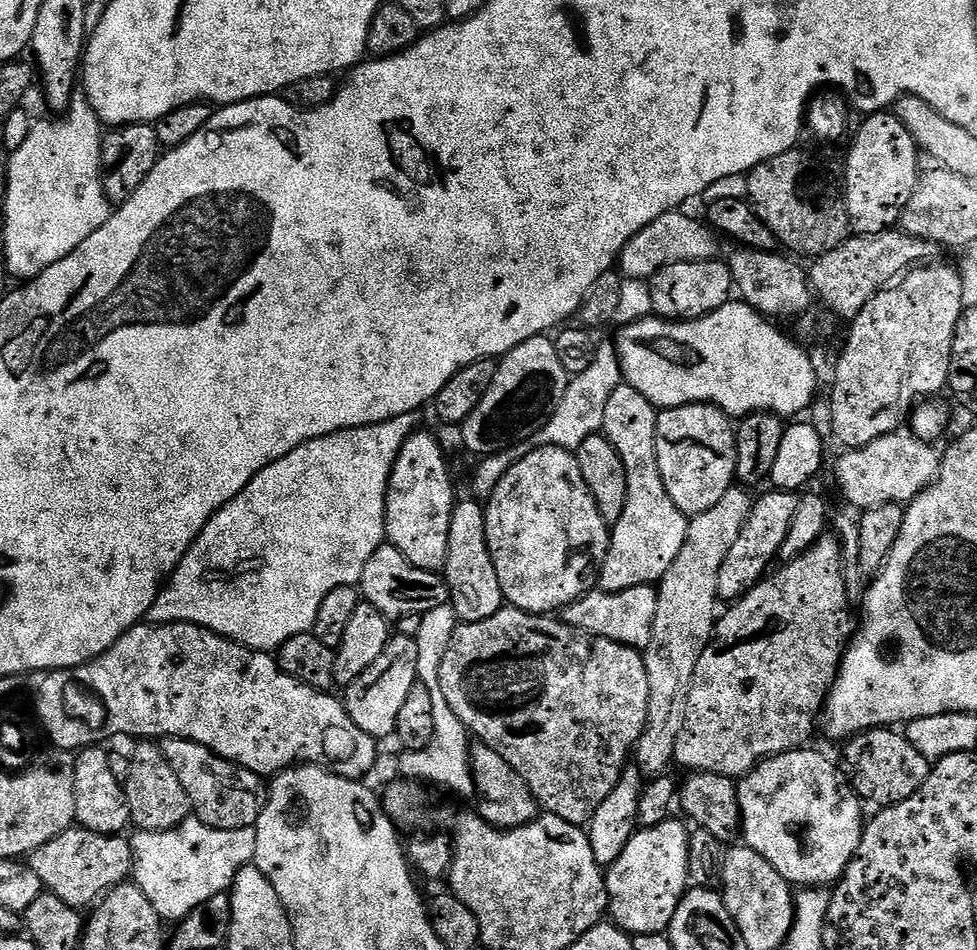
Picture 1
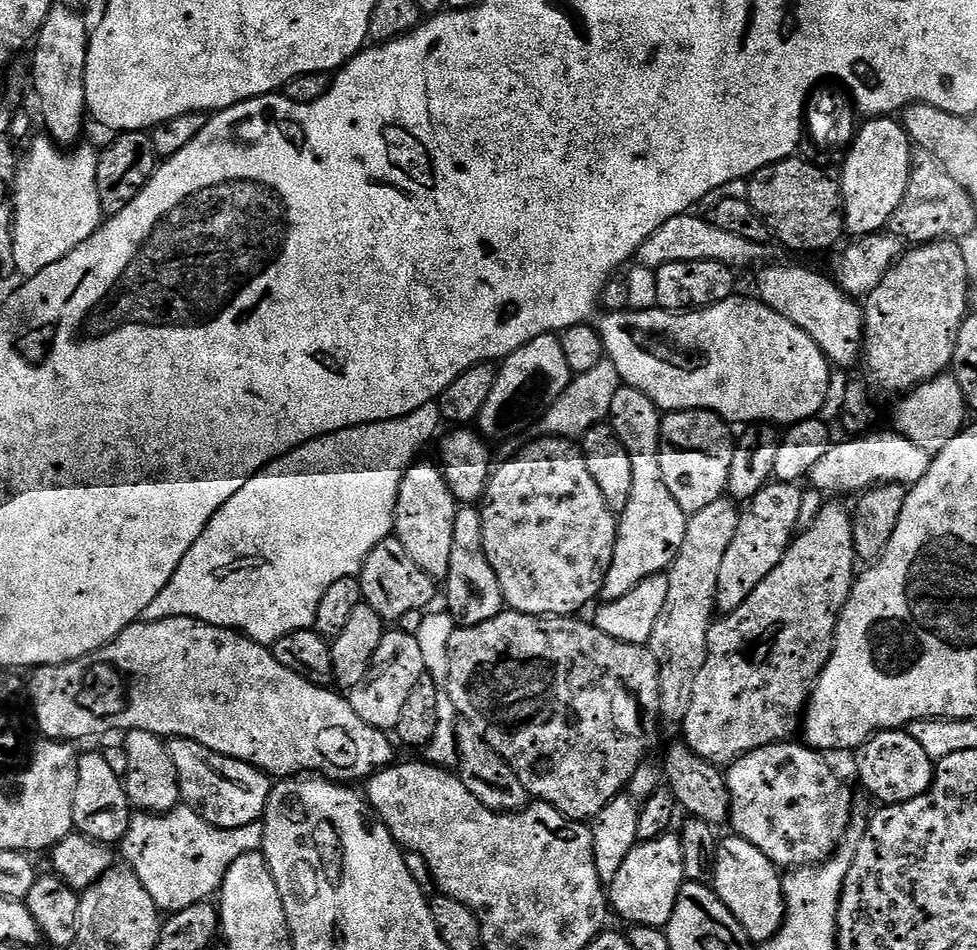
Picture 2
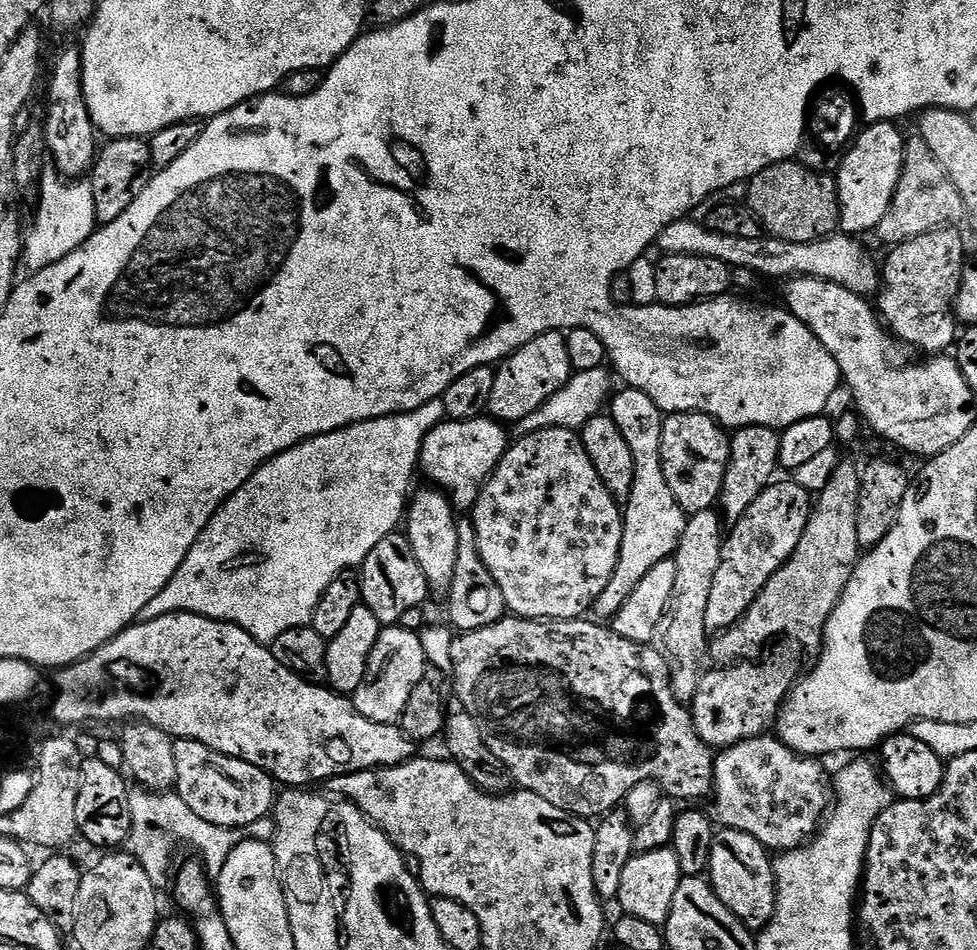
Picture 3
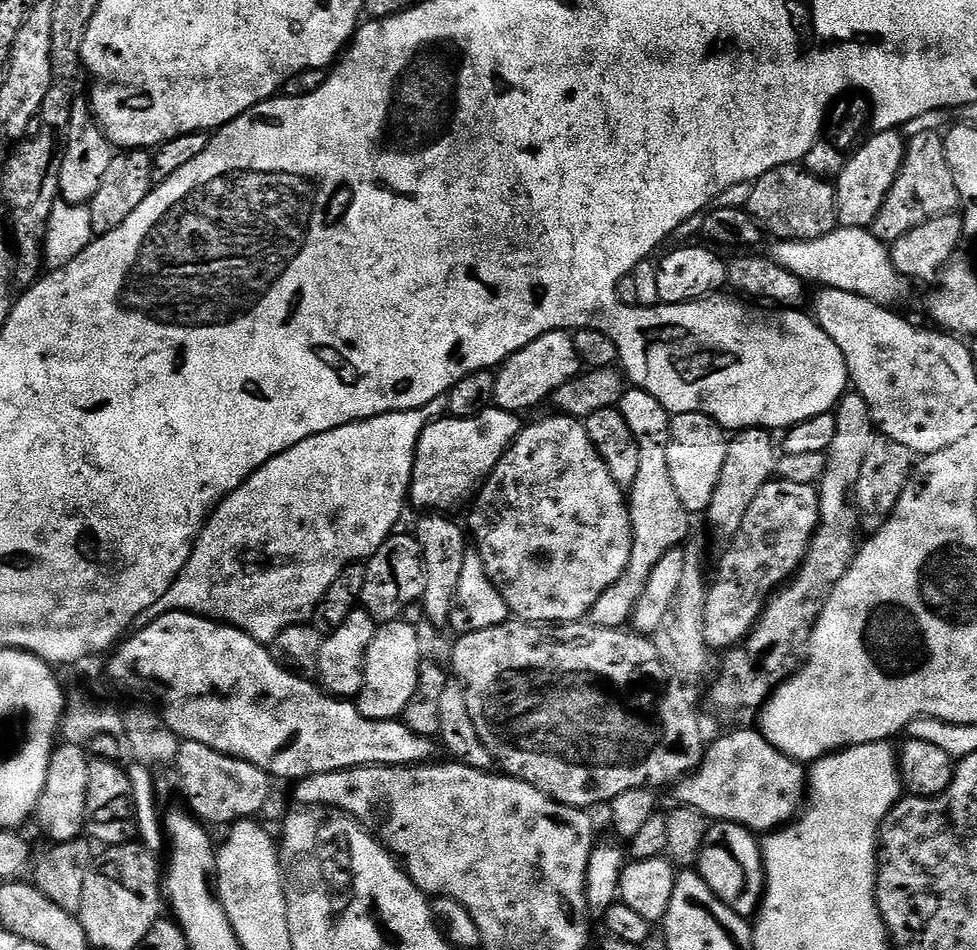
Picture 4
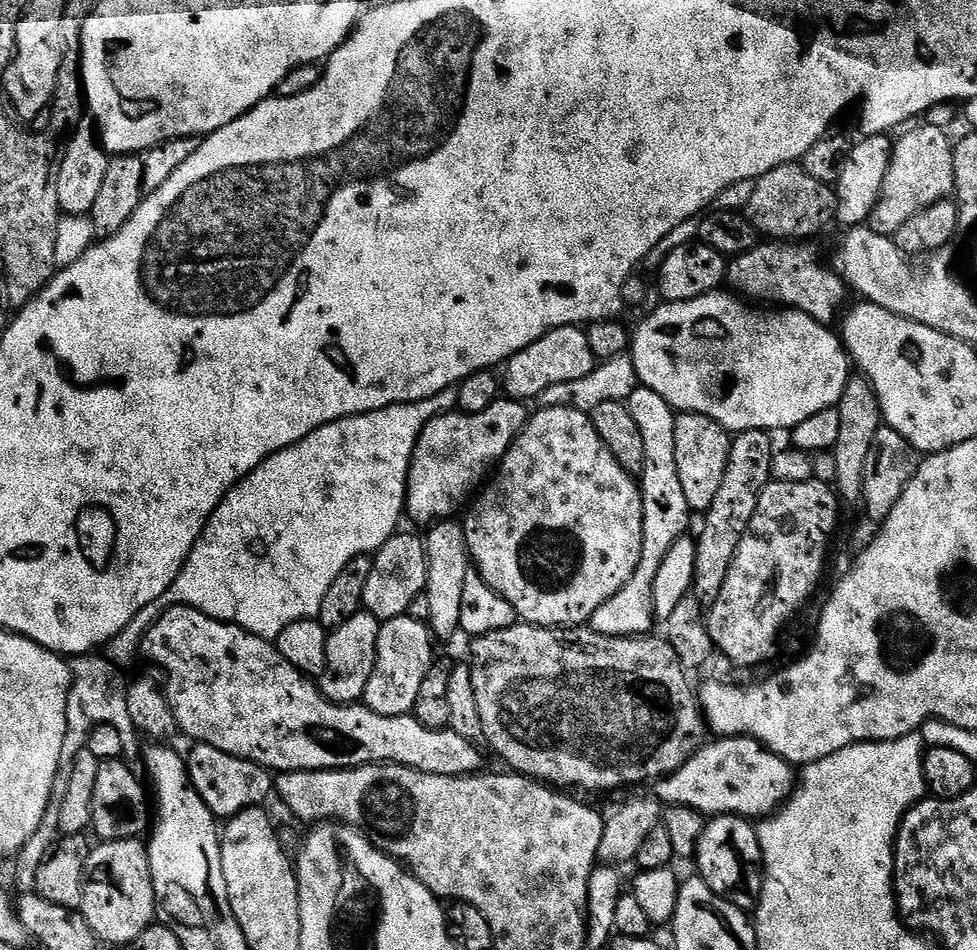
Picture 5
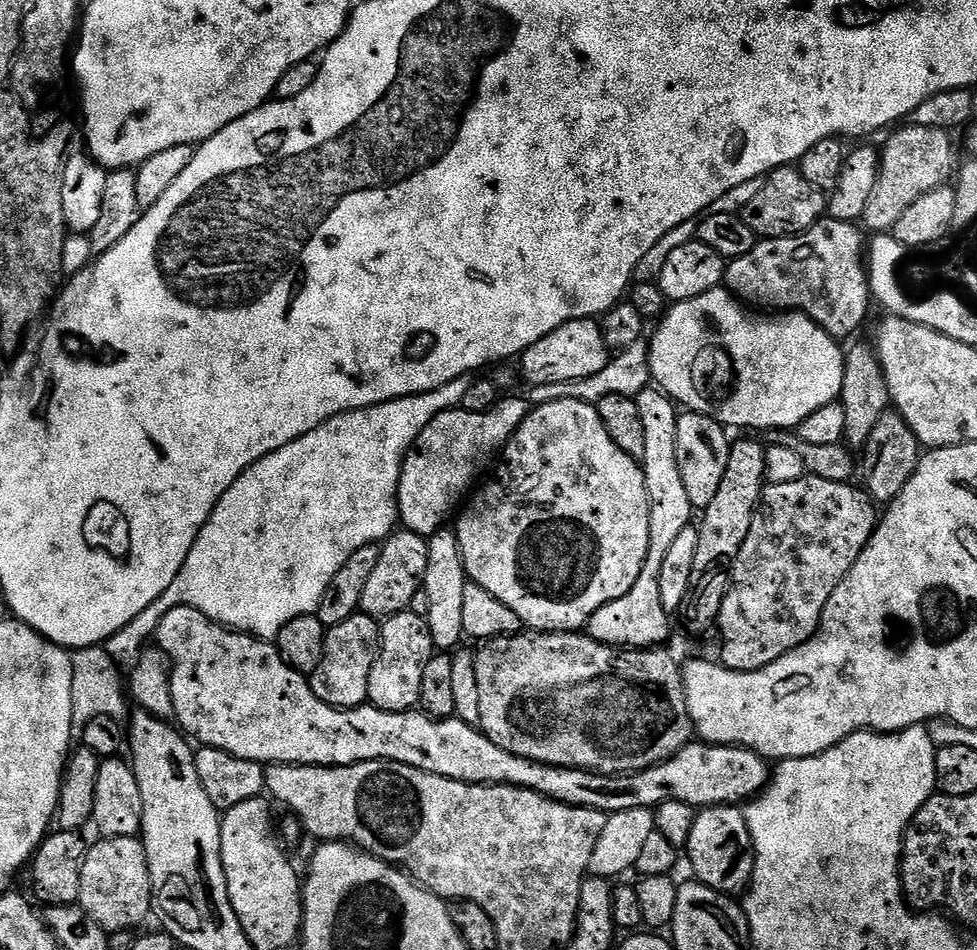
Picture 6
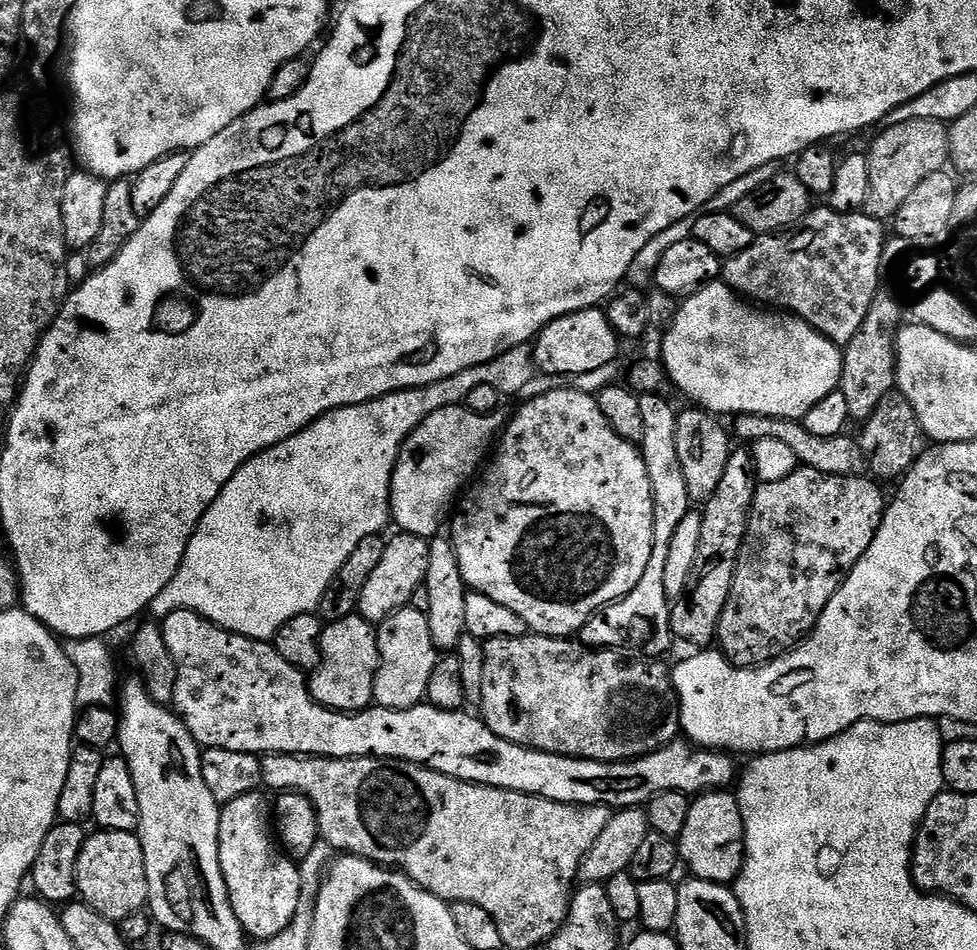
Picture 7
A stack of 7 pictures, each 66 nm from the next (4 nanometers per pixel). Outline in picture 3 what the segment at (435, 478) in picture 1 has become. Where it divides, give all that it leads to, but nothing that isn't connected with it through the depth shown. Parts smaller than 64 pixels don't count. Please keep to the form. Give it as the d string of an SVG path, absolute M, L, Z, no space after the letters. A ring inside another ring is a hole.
M443 491L420 492L411 497L406 508L406 535L410 542L410 550L418 558L418 566L422 566L422 574L426 574L429 593L433 597L447 597L448 592L454 586L454 569L458 566L458 512L451 499Z

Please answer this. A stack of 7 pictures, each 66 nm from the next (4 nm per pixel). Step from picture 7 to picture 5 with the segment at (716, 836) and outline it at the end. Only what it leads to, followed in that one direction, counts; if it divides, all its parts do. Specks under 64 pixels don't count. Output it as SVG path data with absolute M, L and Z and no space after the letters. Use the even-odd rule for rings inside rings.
M714 816L705 823L702 838L696 847L694 865L698 871L699 879L714 890L722 899L728 900L734 906L745 910L755 909L757 900L760 899L760 887L764 885L764 869L760 854L760 843L756 837L756 830L751 819L742 816Z

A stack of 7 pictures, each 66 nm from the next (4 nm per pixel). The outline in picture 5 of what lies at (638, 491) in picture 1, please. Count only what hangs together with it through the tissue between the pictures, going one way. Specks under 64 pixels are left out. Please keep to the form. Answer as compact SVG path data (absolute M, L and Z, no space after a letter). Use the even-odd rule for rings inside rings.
M639 386L626 401L630 414L634 414L634 422L638 422L638 430L642 433L642 443L646 446L644 469L638 473L638 483L642 494L642 558L638 558L638 566L634 574L630 574L630 582L614 594L598 610L594 610L590 626L598 634L607 636L647 636L653 631L652 624L657 623L656 611L652 606L654 598L654 578L658 578L658 570L662 570L662 561L670 551L670 546L678 542L689 531L688 523L694 519L691 506L686 502L686 494L682 494L682 481L678 479L678 462L674 458L674 426L677 413L662 398L662 394L654 394L654 390Z

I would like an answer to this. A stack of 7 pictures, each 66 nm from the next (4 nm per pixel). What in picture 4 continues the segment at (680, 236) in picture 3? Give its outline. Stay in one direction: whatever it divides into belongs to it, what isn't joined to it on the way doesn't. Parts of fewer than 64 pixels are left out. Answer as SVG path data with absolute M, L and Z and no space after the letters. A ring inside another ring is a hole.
M837 227L830 234L822 234L822 238L813 240L776 240L773 243L770 259L778 266L790 270L802 282L813 280L816 286L846 290L850 294L858 294L862 298L870 298L874 302L885 306L896 306L910 287L909 281L896 269L892 261L889 245L884 244L867 228Z

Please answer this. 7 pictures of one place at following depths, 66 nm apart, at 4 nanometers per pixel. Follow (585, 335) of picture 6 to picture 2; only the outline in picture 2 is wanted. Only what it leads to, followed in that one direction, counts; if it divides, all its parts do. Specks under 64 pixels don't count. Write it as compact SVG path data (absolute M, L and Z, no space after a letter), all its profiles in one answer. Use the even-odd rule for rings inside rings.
M559 335L539 336L514 350L497 367L494 390L490 390L490 399L486 406L482 406L478 421L480 435L489 442L501 442L519 437L519 432L527 433L537 420L543 418L573 377L570 366L566 366Z

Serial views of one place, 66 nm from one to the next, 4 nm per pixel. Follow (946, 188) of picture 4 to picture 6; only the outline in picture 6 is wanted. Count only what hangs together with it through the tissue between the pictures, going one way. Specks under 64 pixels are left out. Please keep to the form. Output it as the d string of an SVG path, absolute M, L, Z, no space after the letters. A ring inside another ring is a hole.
M909 123L907 127L897 127L897 132L885 142L884 148L879 149L878 182L870 194L870 202L866 204L862 217L863 227L869 233L891 233L894 222L898 222L898 218L902 218L902 214L906 214L906 210L910 210L910 206L922 198L922 194L945 187L953 179L958 159L952 153L952 140L948 137L951 135L942 128L918 126L914 123Z

